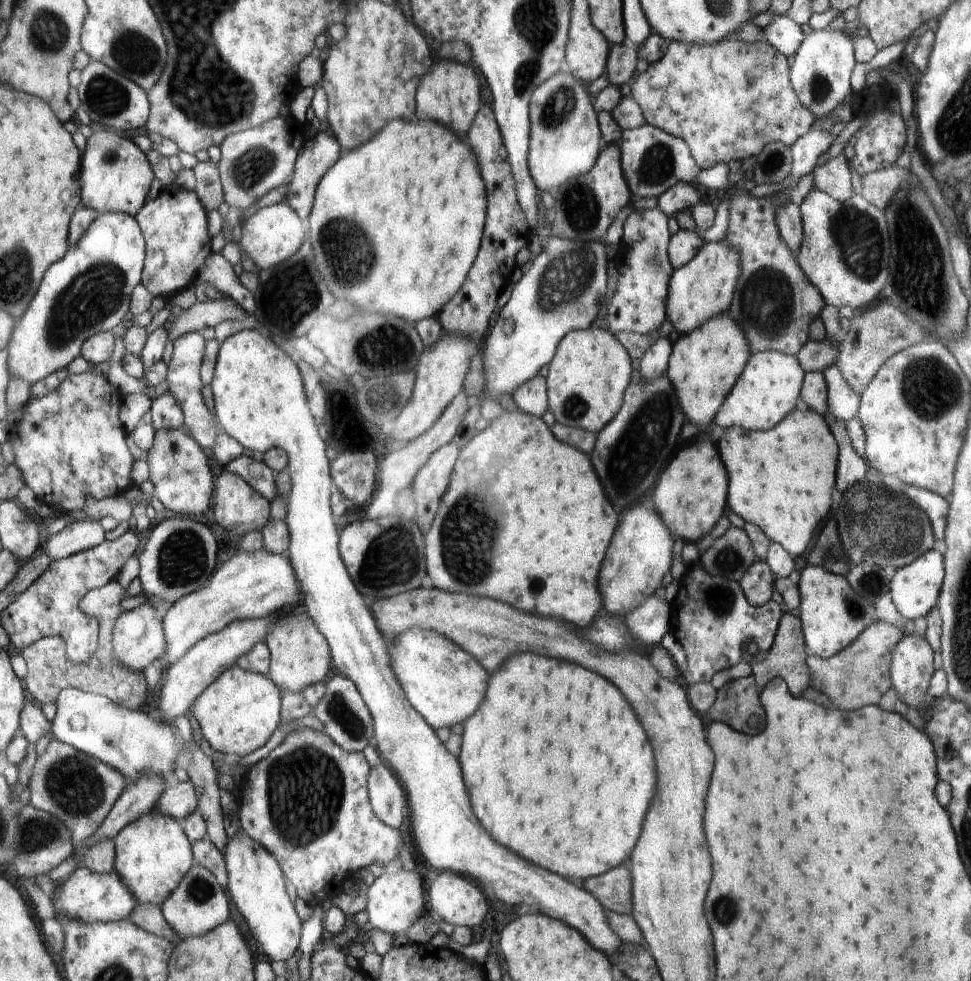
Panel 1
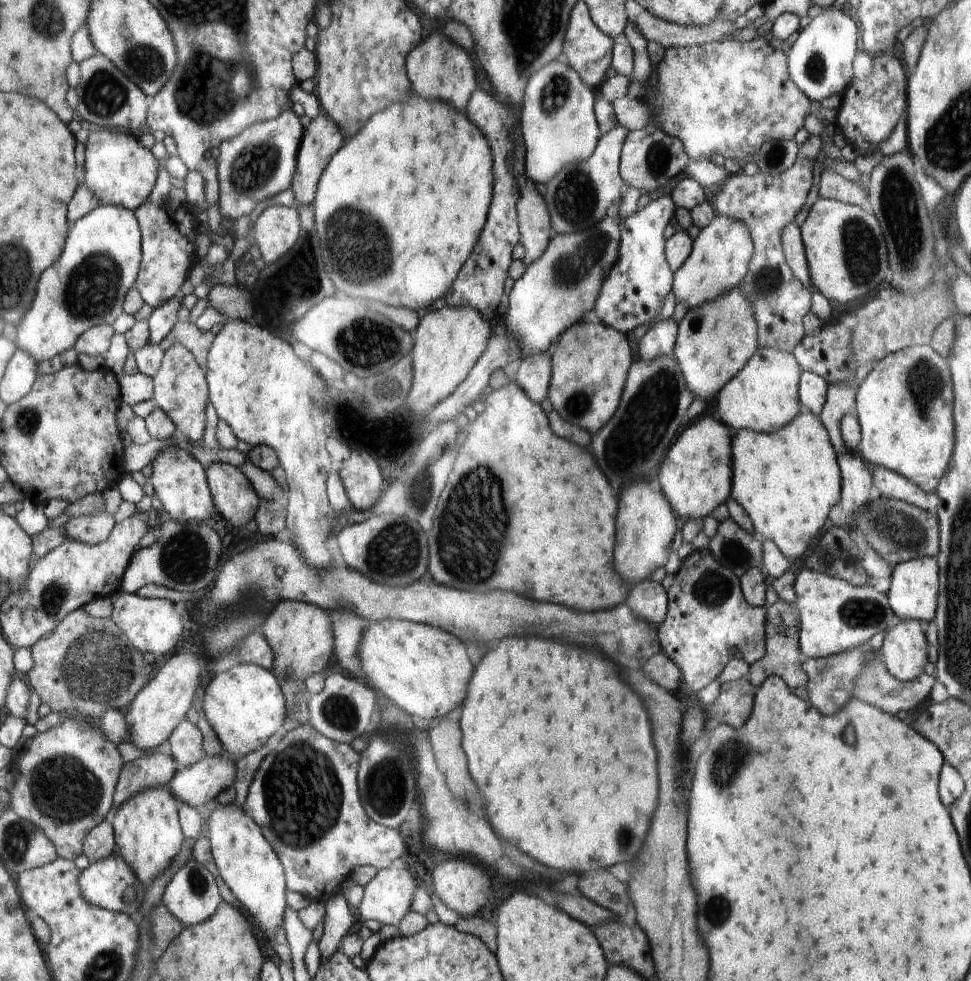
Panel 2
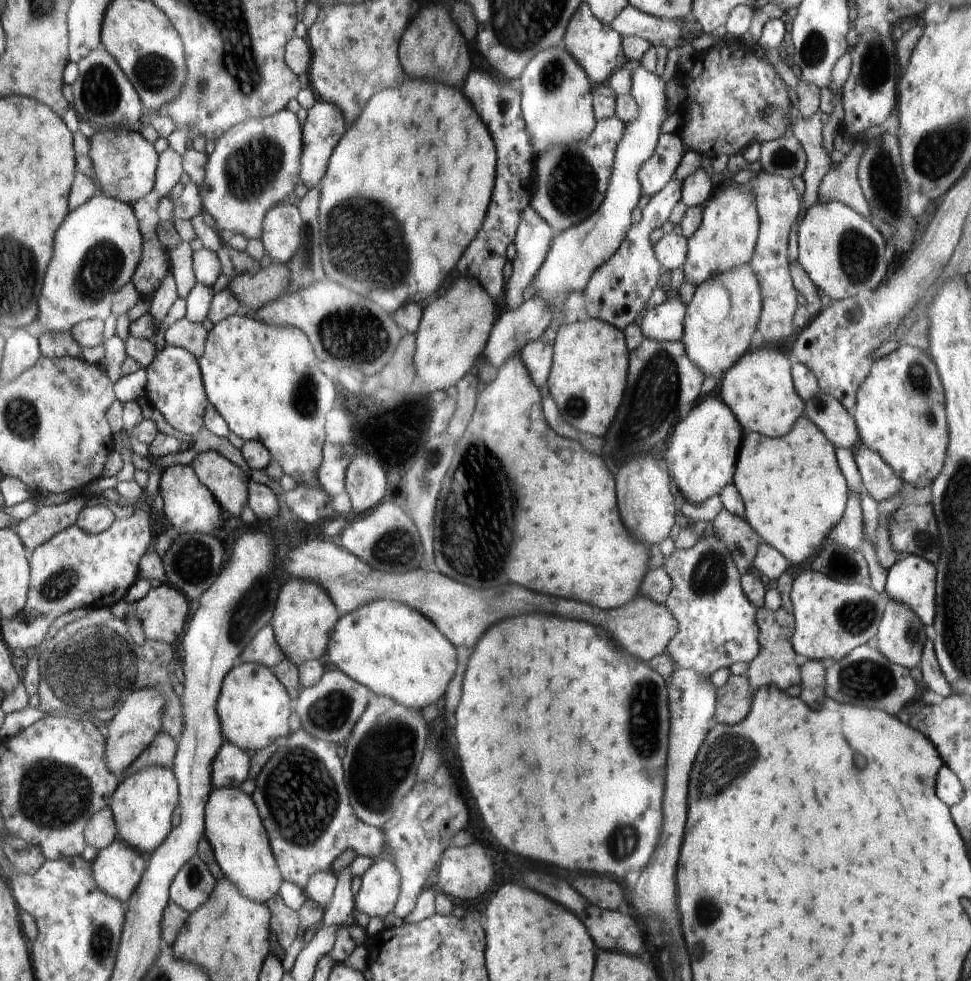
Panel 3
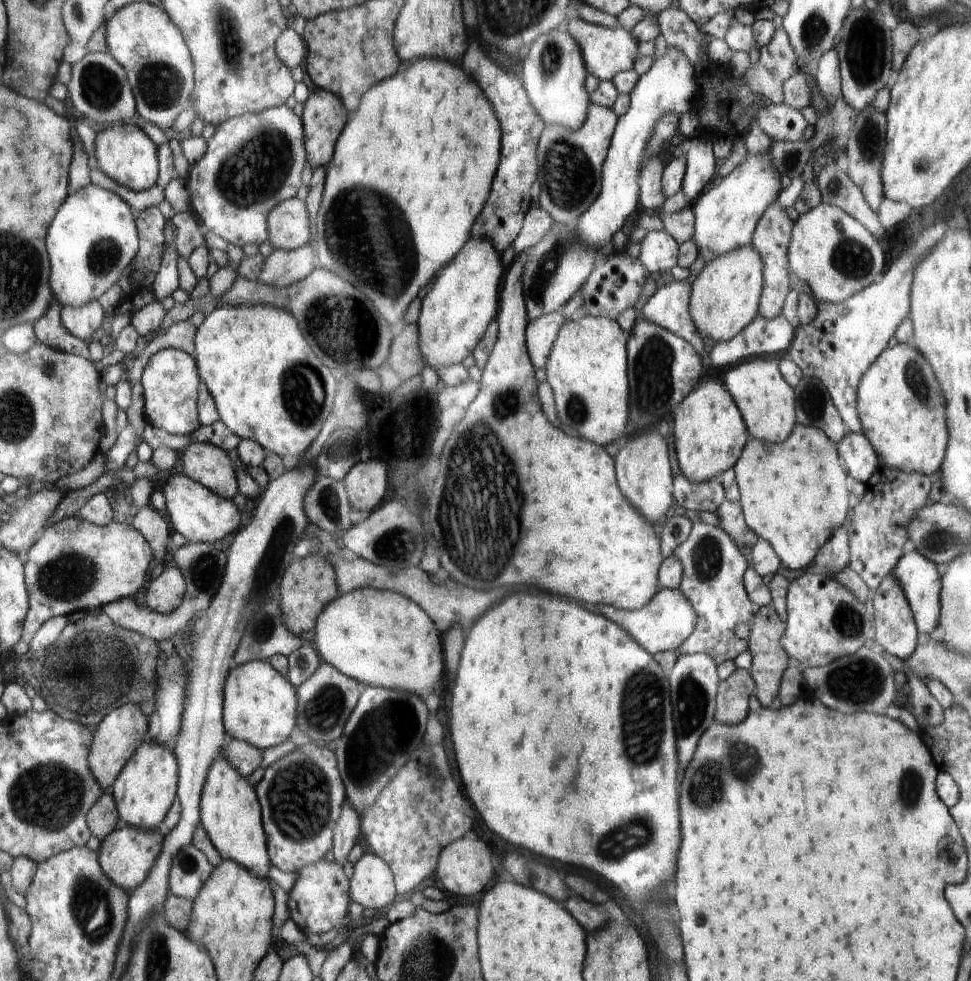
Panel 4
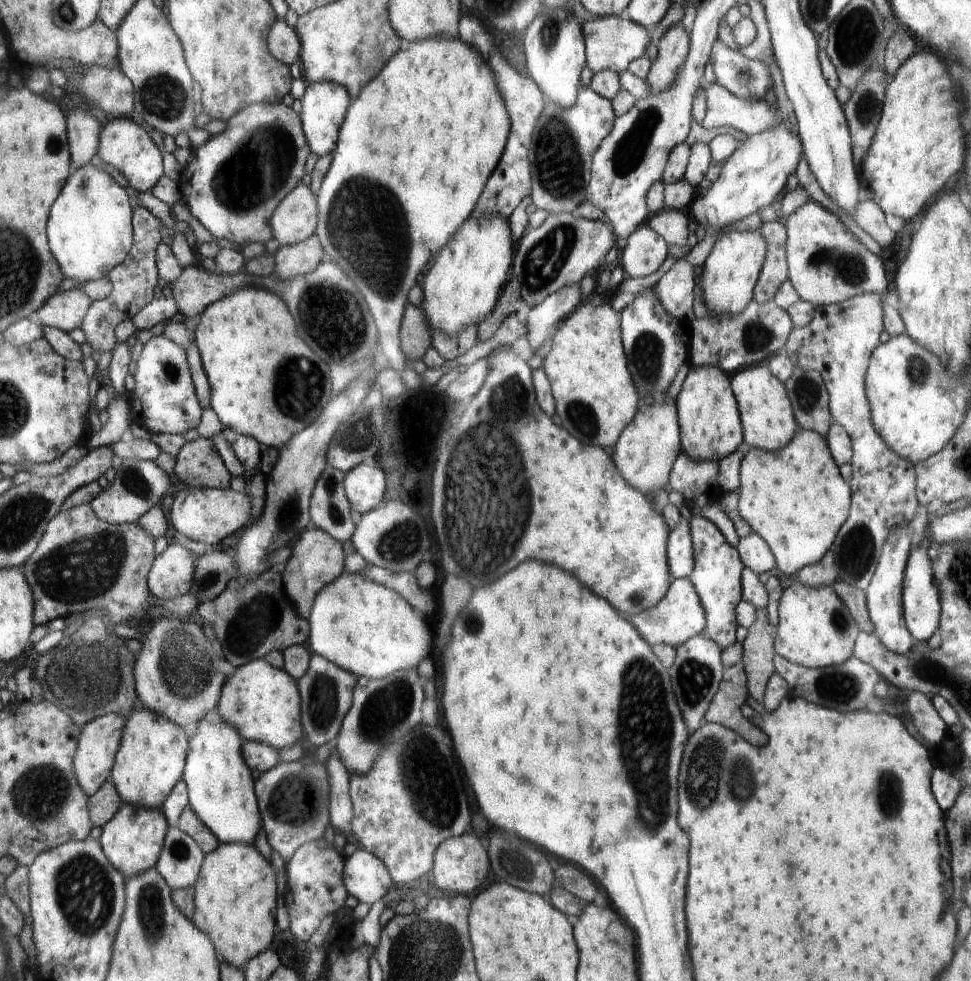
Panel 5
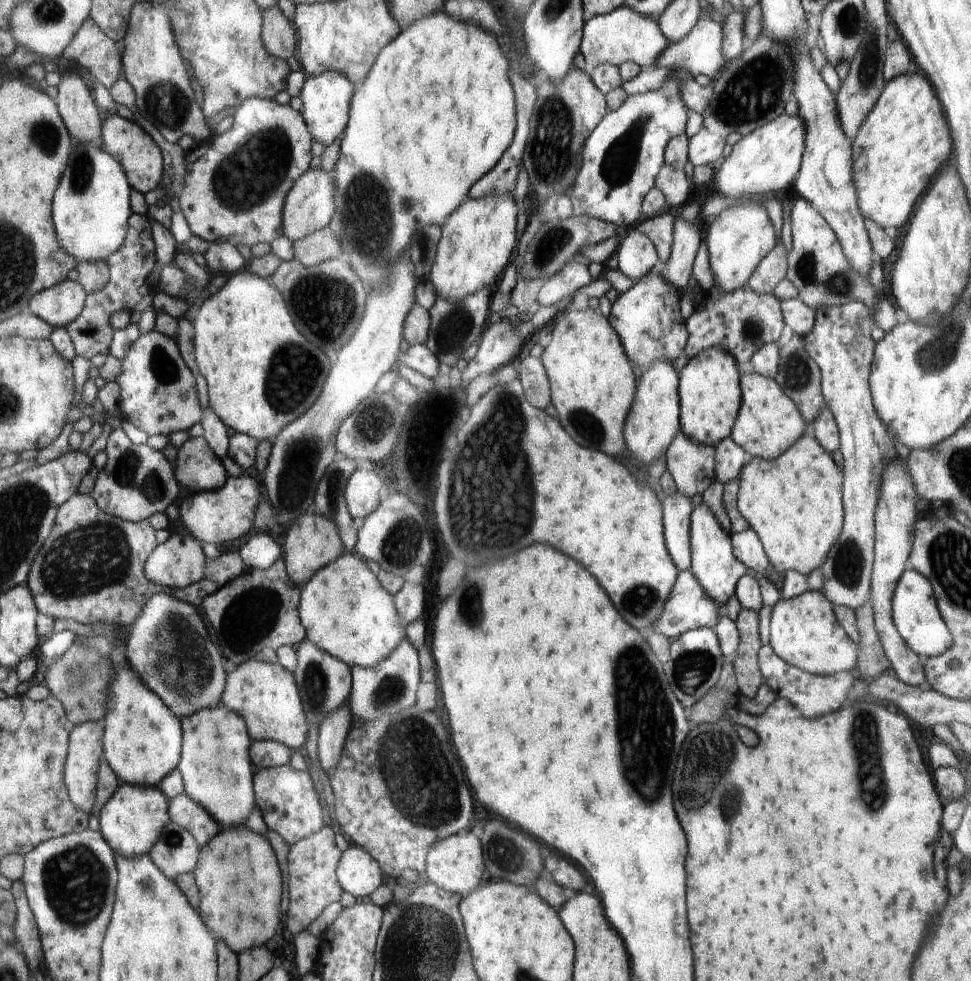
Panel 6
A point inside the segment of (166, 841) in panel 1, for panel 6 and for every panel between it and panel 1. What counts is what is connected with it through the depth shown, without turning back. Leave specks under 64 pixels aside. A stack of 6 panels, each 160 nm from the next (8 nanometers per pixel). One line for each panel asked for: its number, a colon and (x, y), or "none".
2: (147, 835)
3: (143, 806)
4: (145, 790)
5: (152, 759)
6: (143, 740)

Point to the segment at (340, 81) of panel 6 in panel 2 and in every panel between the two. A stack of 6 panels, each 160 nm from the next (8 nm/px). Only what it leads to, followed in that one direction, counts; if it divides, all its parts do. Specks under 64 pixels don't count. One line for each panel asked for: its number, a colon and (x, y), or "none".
2: (323, 137)
3: (325, 126)
4: (325, 116)
5: (324, 105)

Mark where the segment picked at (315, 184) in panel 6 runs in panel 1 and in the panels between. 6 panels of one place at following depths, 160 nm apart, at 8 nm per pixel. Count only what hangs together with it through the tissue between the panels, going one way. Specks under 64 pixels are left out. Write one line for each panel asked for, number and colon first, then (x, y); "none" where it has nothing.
1: (274, 233)
2: (277, 229)
3: (283, 231)
4: (289, 224)
5: (296, 218)

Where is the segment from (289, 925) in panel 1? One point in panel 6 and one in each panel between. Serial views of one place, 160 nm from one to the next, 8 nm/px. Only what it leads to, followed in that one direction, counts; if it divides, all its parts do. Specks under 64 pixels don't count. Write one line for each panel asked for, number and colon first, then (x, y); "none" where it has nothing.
2: (245, 860)
3: (242, 850)
4: (230, 813)
5: (220, 789)
6: (217, 775)

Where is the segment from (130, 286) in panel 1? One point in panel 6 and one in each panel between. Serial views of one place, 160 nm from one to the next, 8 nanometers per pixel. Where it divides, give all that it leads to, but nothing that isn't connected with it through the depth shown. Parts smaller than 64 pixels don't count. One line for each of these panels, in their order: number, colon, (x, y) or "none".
2: (99, 265)
3: (96, 252)
4: (94, 238)
5: (90, 233)
6: (91, 211)

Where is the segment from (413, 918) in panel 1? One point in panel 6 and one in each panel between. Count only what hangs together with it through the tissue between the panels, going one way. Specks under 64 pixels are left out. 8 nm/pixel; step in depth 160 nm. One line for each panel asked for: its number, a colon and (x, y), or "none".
2: (387, 897)
3: (380, 887)
4: (371, 886)
5: (365, 876)
6: (358, 873)

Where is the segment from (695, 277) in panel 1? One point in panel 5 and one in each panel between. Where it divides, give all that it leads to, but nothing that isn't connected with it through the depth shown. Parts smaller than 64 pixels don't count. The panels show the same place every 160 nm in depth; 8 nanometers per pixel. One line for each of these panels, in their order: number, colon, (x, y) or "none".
2: (719, 260)
3: (726, 239)
4: (726, 217)
5: (750, 179)

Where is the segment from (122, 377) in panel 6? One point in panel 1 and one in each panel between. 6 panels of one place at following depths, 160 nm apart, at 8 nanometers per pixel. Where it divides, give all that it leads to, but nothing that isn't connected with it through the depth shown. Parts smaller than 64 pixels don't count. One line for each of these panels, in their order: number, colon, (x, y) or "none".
1: (183, 367)
2: (181, 390)
3: (174, 385)
4: (170, 380)
5: (163, 401)

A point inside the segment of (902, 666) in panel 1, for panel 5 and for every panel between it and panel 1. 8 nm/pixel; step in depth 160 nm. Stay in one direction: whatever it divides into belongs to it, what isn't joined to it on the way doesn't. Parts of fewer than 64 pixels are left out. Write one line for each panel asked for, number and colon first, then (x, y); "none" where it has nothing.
2: (903, 651)
3: (900, 639)
4: (895, 631)
5: (885, 594)

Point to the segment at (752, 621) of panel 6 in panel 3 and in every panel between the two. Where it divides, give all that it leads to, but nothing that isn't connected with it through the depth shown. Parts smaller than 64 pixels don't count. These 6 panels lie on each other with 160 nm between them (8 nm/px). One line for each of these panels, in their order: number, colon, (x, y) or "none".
3: (776, 663)
4: (769, 661)
5: (759, 649)

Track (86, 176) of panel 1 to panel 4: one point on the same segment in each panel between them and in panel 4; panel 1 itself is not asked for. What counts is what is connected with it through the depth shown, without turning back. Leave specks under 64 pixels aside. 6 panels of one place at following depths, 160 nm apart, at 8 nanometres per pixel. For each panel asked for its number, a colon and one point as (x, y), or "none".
2: (119, 170)
3: (124, 164)
4: (124, 153)

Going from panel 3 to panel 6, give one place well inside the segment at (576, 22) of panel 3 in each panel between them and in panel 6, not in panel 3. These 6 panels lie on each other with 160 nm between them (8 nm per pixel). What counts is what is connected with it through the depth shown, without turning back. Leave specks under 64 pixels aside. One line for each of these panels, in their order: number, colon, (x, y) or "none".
4: (607, 51)
5: (612, 44)
6: (624, 35)

